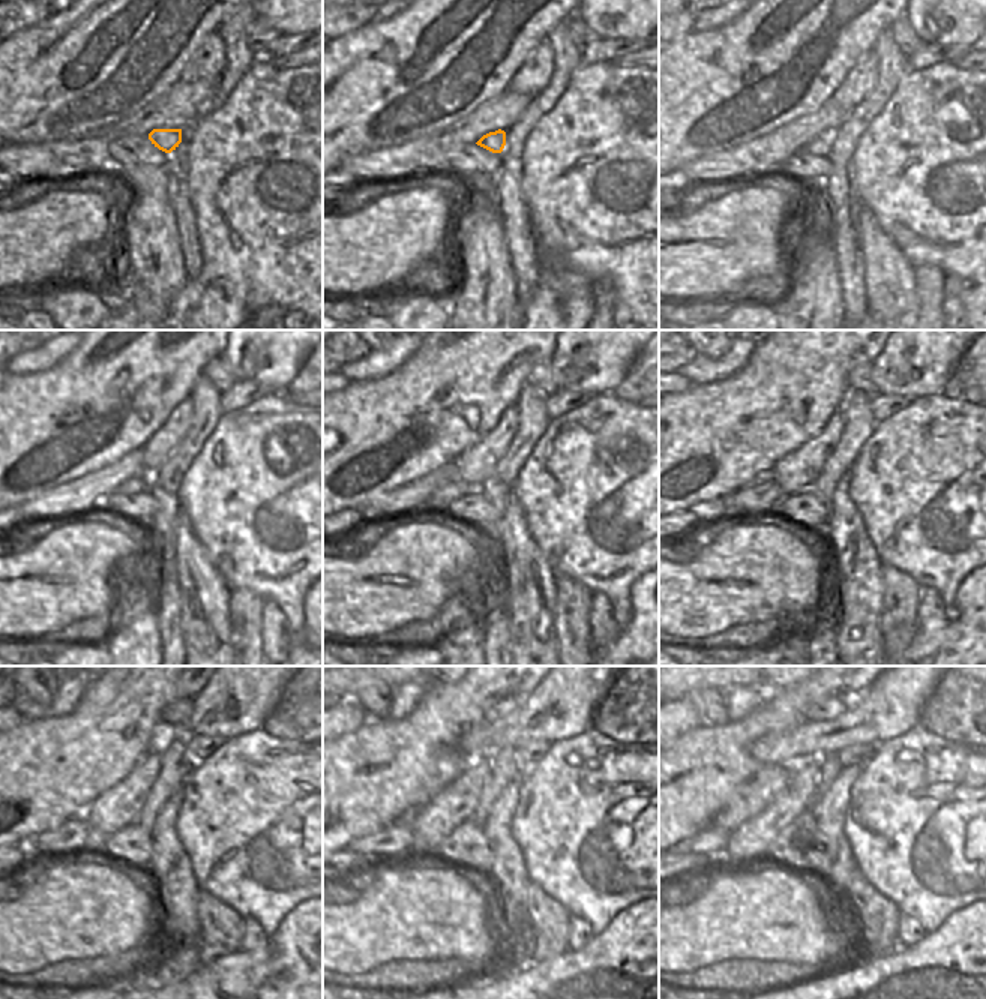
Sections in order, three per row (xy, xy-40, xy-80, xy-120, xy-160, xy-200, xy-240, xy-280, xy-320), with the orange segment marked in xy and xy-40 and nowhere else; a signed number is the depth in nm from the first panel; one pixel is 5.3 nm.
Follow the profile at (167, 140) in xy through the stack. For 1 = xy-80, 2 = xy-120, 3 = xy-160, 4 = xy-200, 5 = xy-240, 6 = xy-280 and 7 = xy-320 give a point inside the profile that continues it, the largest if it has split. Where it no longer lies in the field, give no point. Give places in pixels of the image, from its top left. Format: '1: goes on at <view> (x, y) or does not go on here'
1: goes on at xy-80 (820, 146)
2: goes on at xy-120 (143, 483)
3: goes on at xy-160 (441, 498)
4: goes on at xy-200 (764, 495)
5: goes on at xy-240 (75, 836)
6: goes on at xy-280 (395, 840)
7: goes on at xy-320 (712, 842)

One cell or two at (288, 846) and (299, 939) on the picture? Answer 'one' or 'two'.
two

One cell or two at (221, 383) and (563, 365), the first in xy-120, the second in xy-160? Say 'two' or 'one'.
two

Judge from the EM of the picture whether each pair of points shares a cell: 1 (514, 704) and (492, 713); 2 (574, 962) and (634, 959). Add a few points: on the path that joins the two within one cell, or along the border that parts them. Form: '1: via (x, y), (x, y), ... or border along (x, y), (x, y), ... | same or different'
1: via (509, 704), (497, 710) | same
2: via (589, 962), (619, 962) | same

